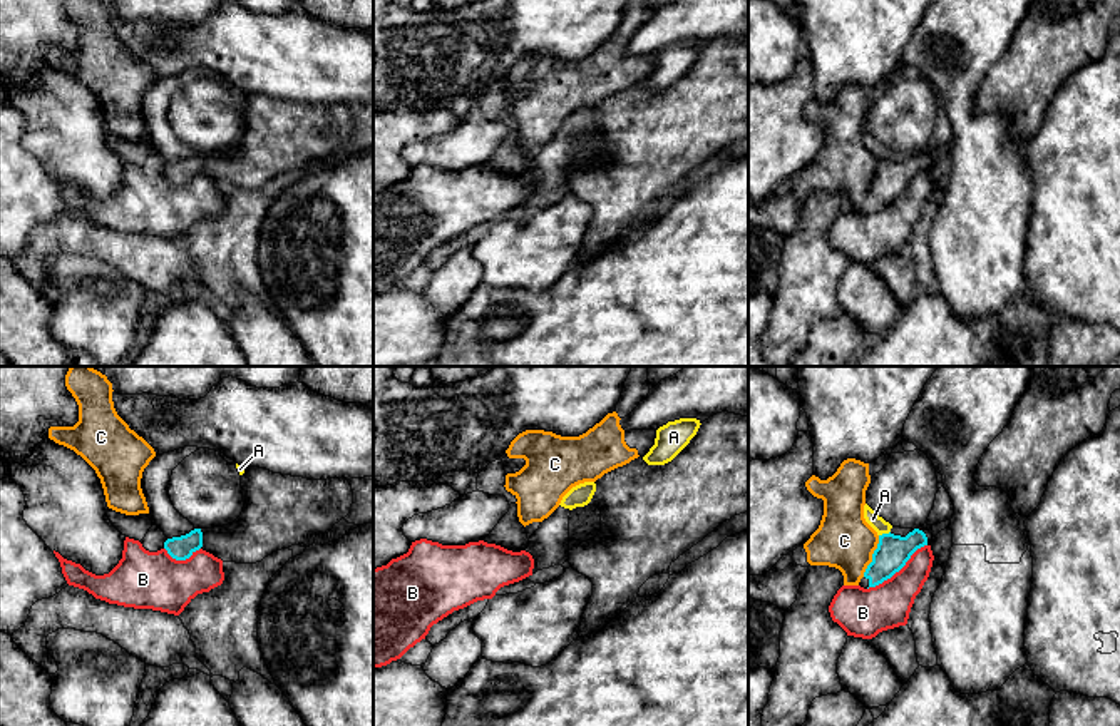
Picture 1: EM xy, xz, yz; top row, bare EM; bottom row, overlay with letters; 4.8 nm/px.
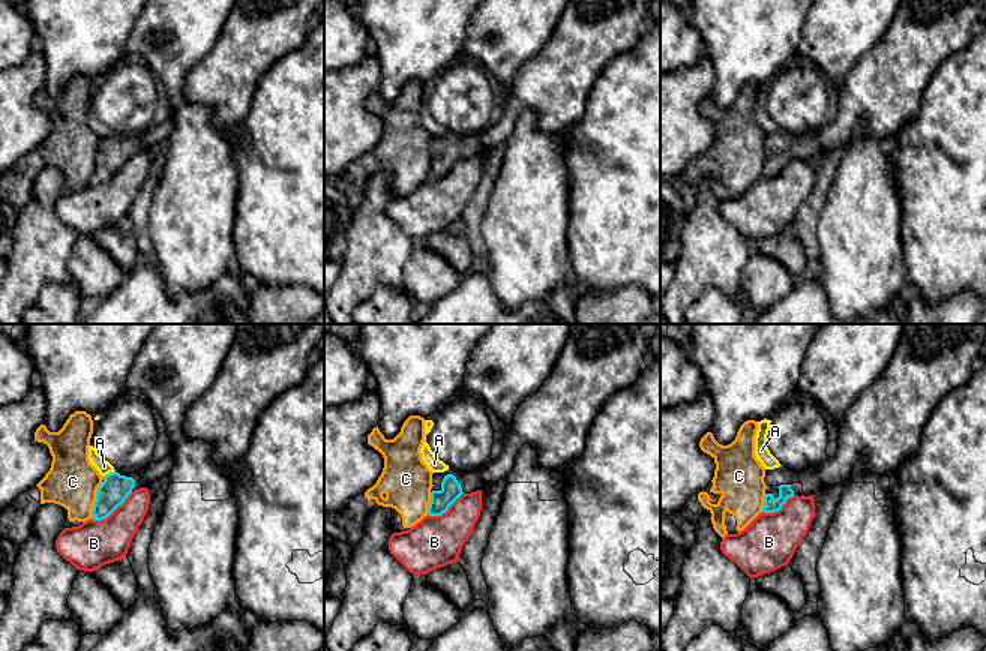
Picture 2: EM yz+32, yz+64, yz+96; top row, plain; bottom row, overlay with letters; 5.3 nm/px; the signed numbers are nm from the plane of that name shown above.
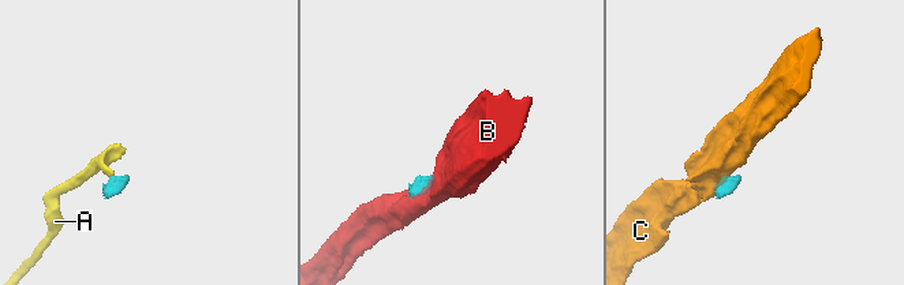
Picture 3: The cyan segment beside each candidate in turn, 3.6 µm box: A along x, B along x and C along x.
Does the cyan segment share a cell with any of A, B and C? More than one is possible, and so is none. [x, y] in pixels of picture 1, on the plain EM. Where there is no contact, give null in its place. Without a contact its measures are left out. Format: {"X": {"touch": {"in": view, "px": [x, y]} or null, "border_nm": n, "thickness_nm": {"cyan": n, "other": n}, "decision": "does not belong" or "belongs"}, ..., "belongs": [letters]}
{"A": {"touch": {"in": "yz", "px": [884, 159]}, "border_nm": 60, "thickness_nm": {"cyan": 160, "other": 70}, "decision": "does not belong"}, "B": {"touch": {"in": "yz", "px": [898, 196]}, "border_nm": 360, "thickness_nm": {"cyan": 160, "other": 220}, "decision": "does not belong"}, "C": {"touch": {"in": "yz", "px": [873, 181]}, "border_nm": 220, "thickness_nm": {"cyan": 160, "other": 280}, "decision": "does not belong"}, "belongs": []}

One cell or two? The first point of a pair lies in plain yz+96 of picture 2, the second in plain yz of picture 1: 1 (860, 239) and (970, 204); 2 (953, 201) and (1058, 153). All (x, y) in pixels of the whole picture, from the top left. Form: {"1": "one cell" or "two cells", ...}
{"1": "one cell", "2": "one cell"}

